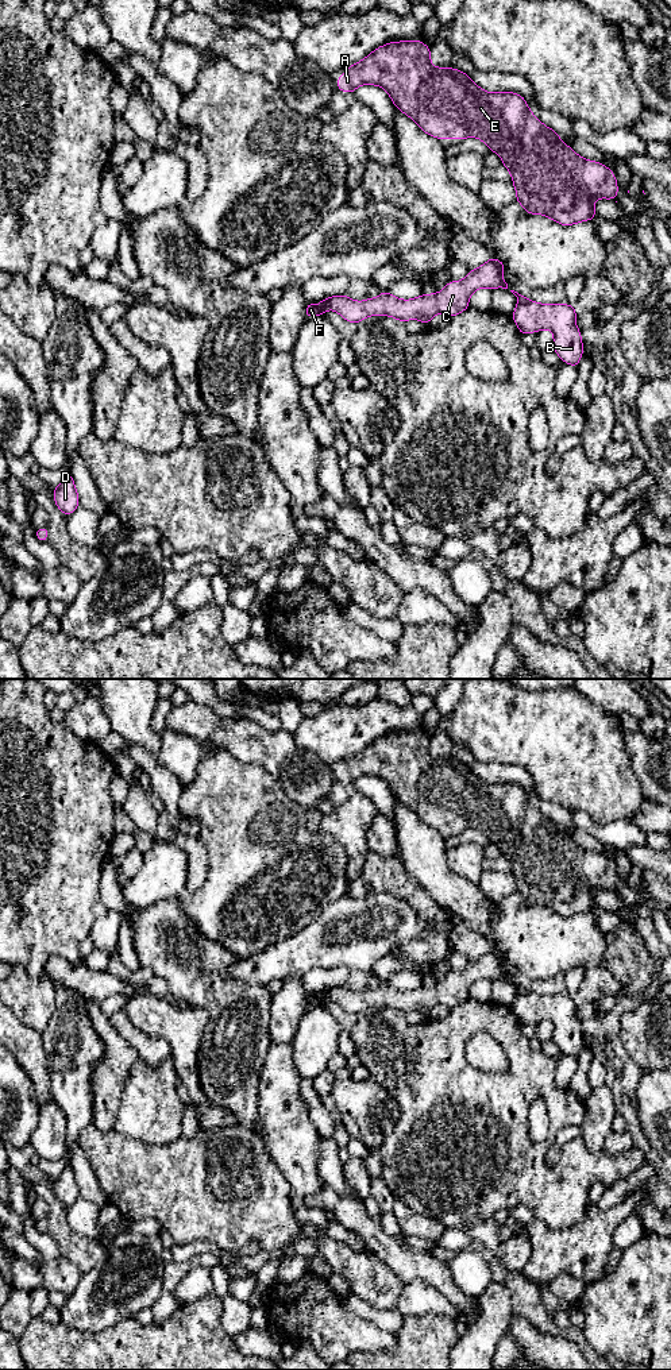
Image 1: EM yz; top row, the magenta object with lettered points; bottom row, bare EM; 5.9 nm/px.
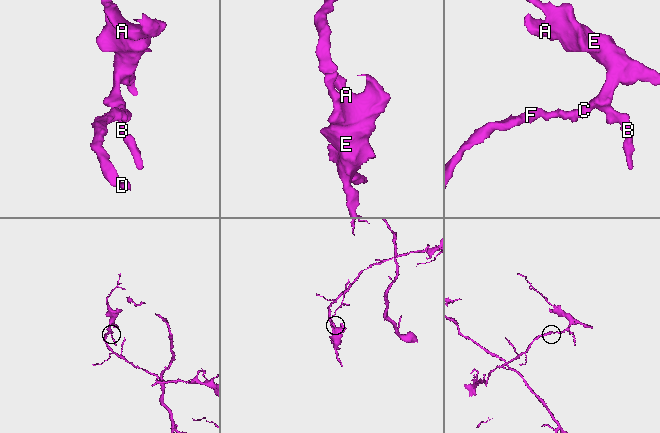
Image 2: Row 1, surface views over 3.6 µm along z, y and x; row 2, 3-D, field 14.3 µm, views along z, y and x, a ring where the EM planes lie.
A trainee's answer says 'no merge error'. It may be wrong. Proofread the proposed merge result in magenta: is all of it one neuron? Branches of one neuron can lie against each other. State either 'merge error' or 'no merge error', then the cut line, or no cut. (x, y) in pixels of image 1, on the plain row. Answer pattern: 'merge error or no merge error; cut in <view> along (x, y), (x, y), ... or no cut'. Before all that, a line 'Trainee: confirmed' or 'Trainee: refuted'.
Trainee: confirmed
no merge error; no cut

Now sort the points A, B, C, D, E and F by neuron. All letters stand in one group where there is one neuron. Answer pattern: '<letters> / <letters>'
A B C D E F

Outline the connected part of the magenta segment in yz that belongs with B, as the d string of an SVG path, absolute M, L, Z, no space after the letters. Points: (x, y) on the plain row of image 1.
M514 981L510 983L518 991L512 1008L520 1024L551 1020L554 1023L552 1041L564 1054L578 1058L583 1045L583 1034L575 1015L576 999L568 995L537 995Z

